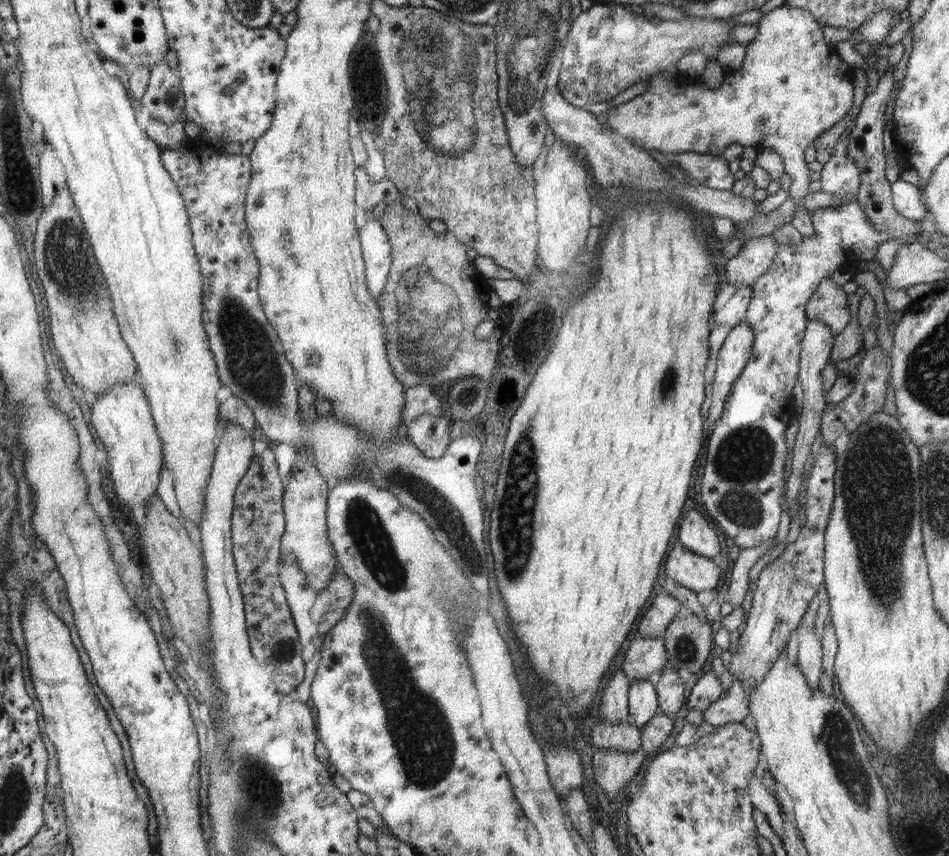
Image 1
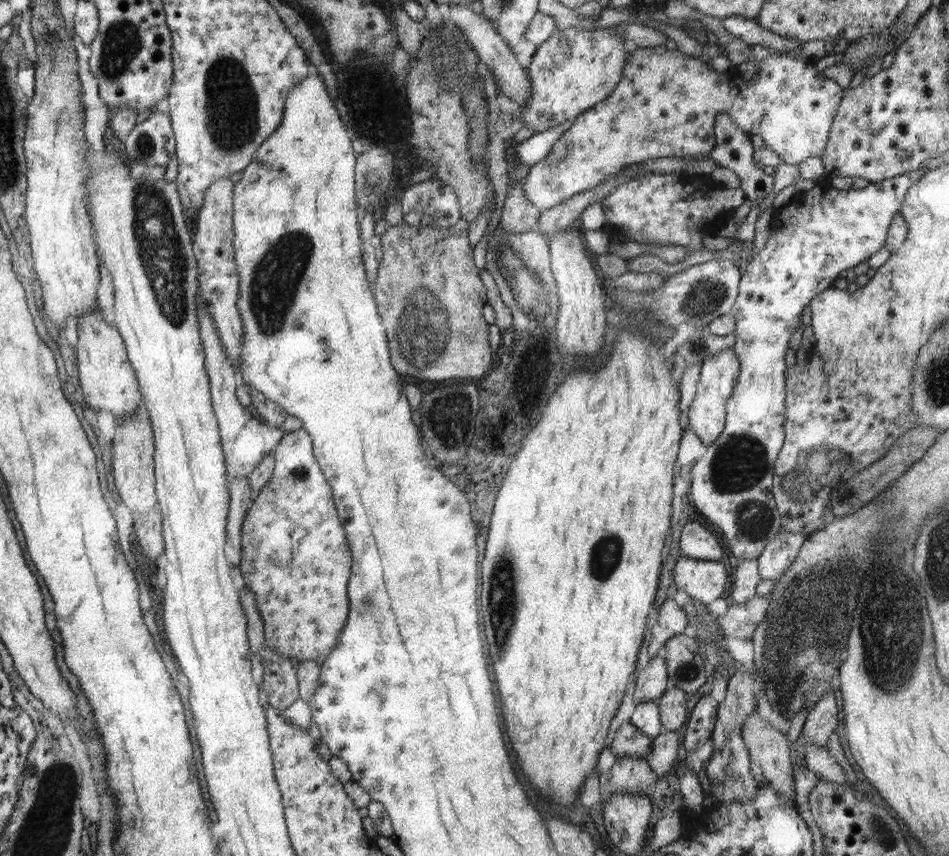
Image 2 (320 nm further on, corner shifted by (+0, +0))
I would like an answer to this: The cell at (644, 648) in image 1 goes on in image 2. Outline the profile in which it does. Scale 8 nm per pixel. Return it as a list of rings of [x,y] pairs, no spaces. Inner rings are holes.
[[[663,653],[648,662],[646,669],[639,671],[634,686],[633,700],[635,704],[652,702],[661,698],[669,689],[669,673]]]

